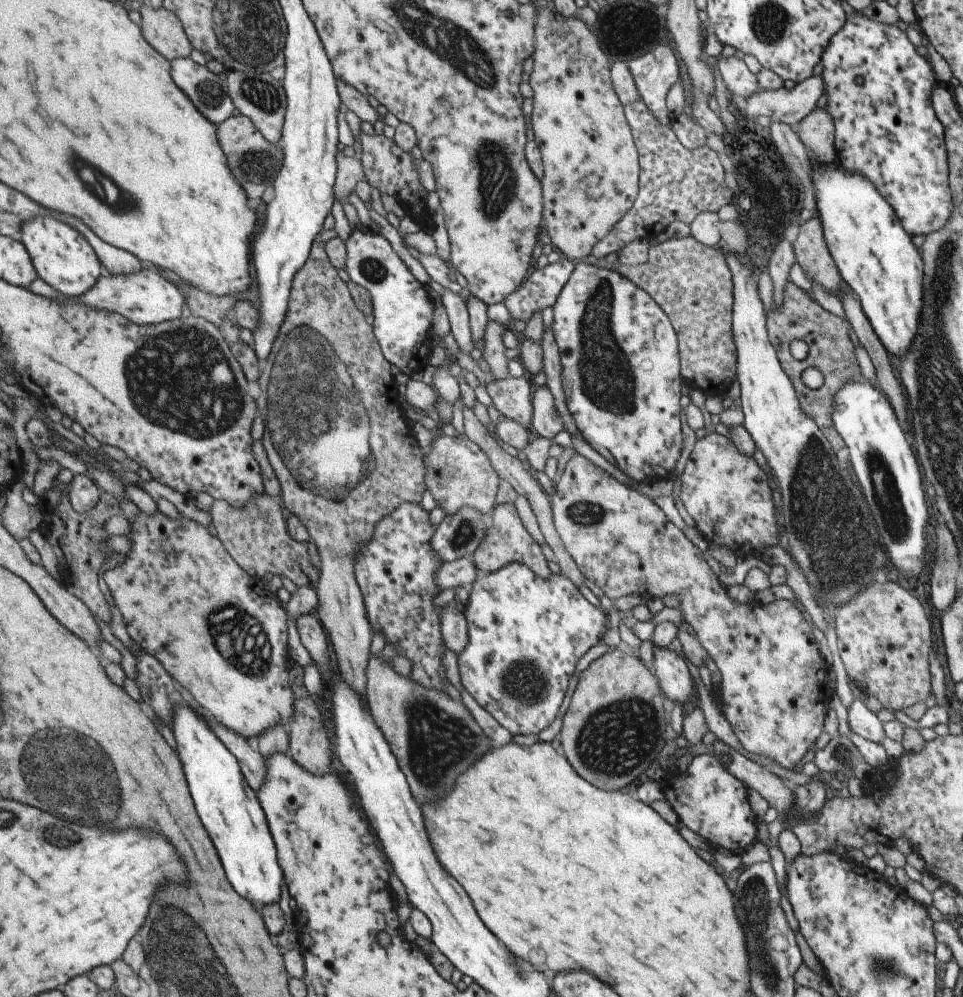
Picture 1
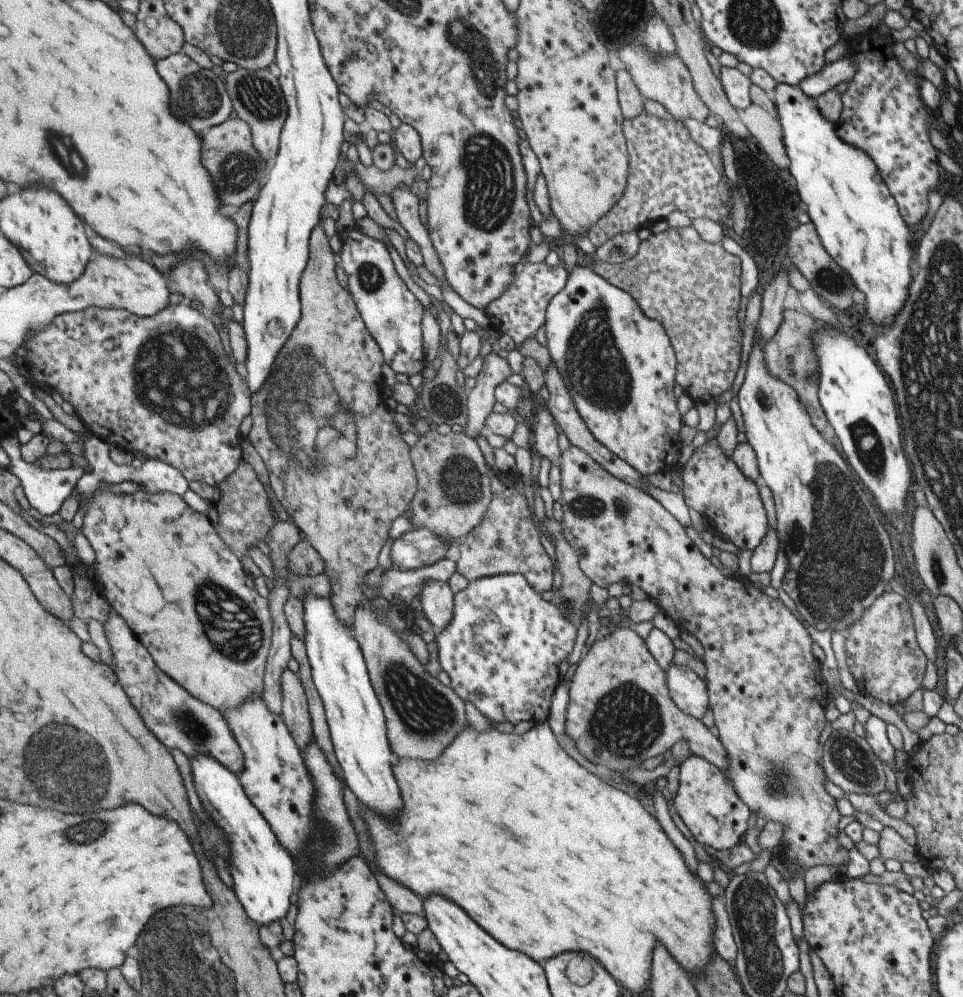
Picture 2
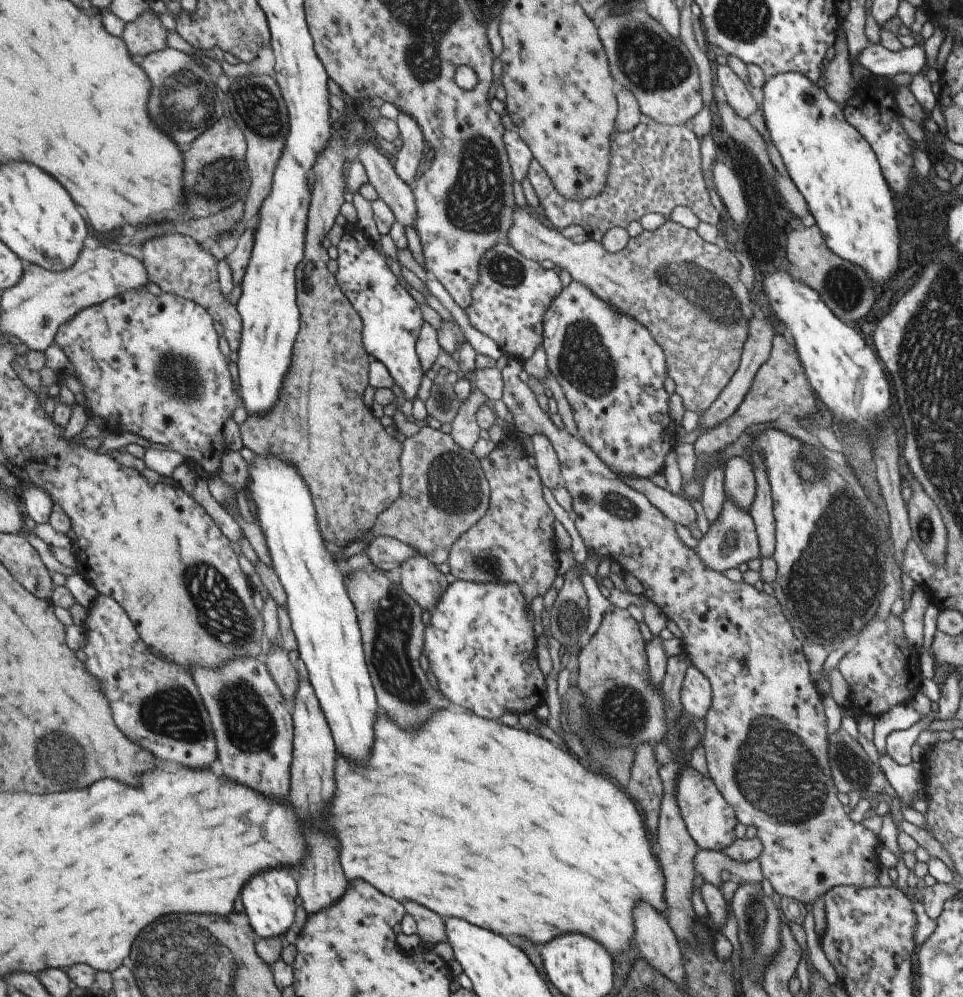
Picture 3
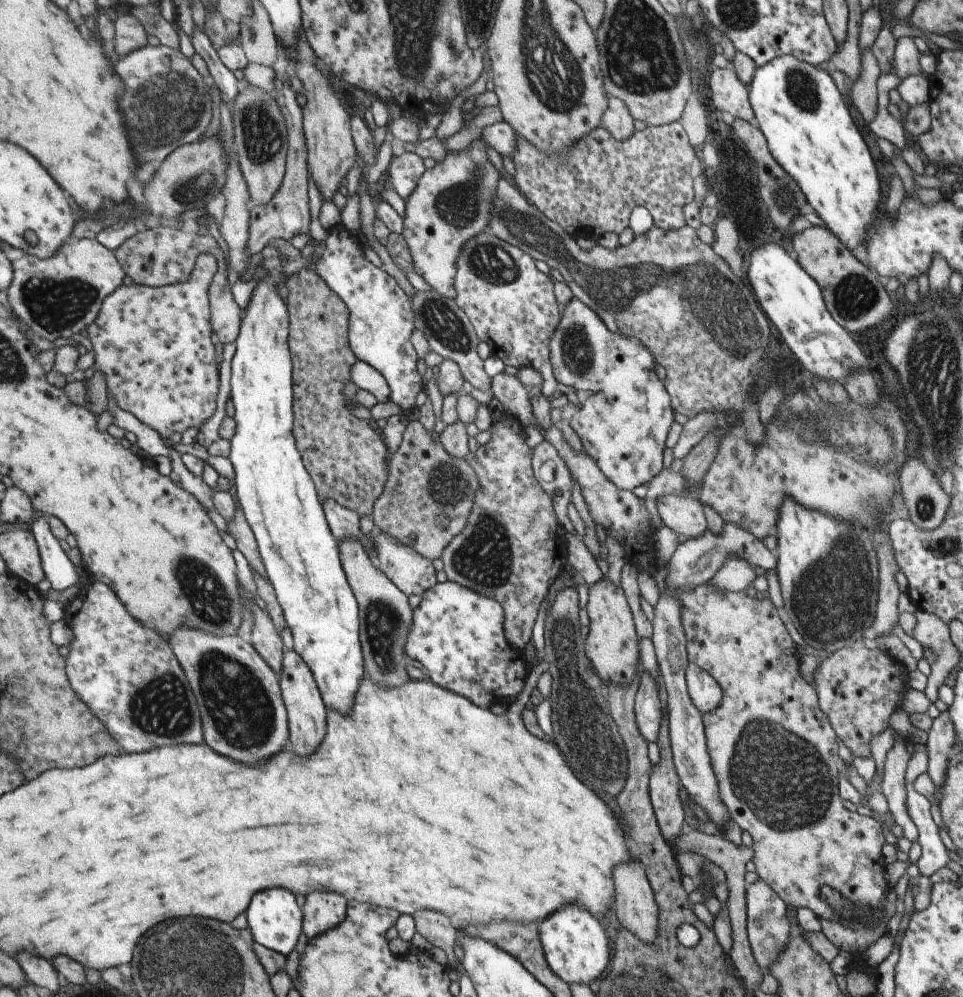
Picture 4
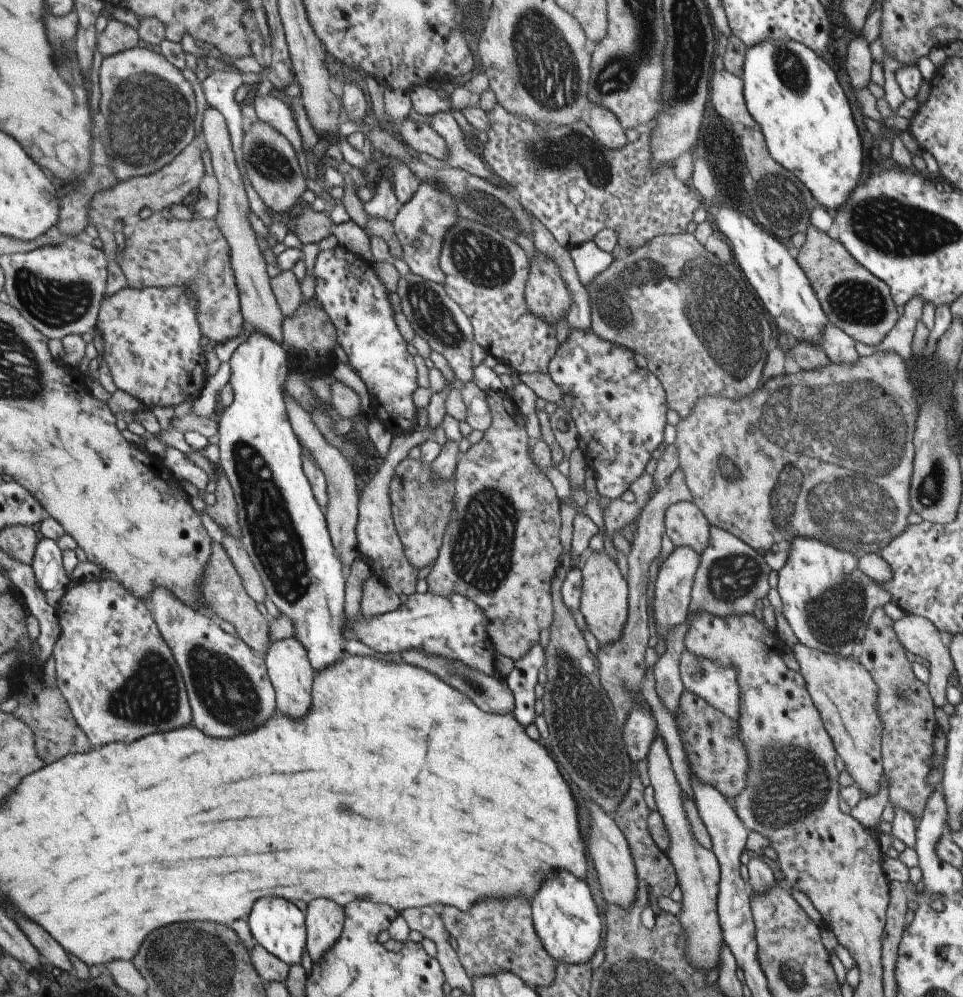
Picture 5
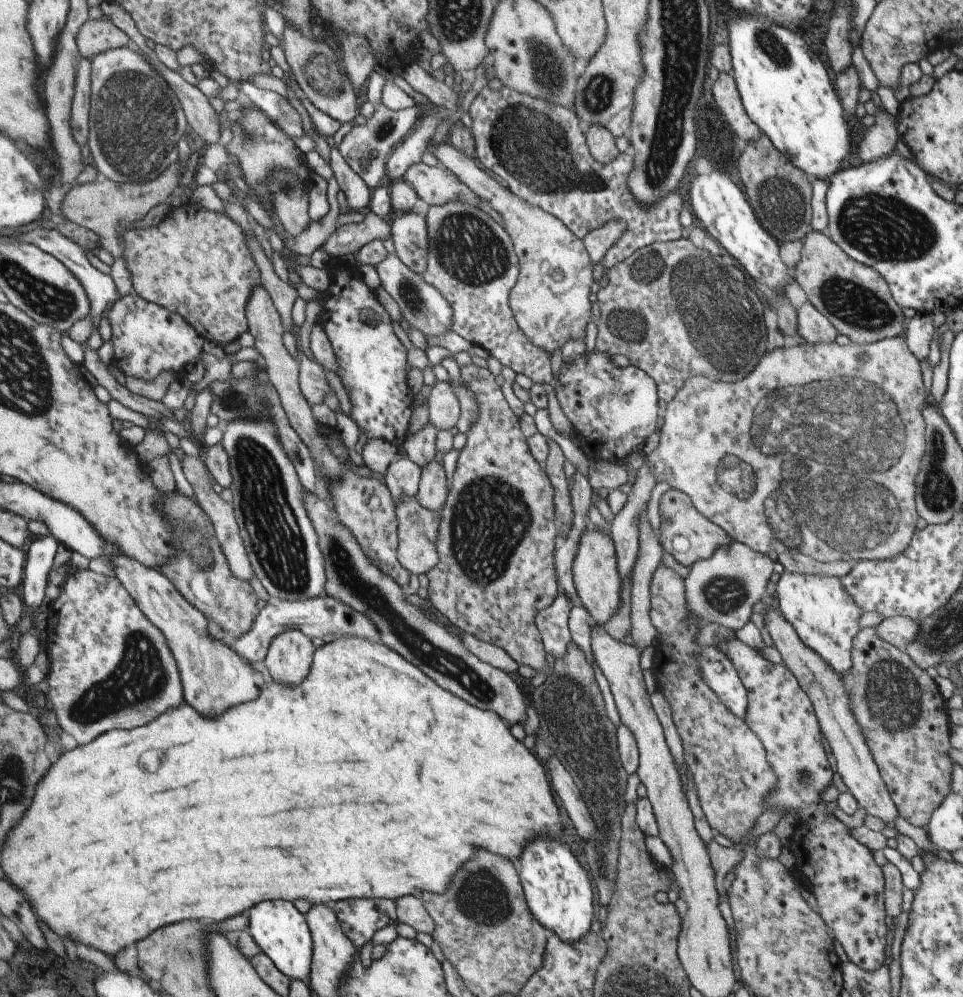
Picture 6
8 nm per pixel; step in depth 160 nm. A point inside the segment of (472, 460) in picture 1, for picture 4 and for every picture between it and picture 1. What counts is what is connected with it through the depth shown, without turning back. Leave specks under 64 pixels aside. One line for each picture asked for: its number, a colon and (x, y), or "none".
2: (452, 491)
3: (443, 492)
4: (428, 495)

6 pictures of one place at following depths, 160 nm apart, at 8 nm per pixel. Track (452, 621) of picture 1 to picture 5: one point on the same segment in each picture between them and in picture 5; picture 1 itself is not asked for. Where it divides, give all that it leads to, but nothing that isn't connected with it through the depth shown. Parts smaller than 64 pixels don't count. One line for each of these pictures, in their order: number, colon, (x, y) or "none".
2: (435, 600)
3: (421, 581)
4: (411, 573)
5: (376, 537)

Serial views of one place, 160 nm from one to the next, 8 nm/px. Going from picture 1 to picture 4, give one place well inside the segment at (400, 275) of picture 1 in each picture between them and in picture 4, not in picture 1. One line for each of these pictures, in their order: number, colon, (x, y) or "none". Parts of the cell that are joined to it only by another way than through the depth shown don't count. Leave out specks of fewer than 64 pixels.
2: (391, 314)
3: (390, 318)
4: (380, 324)

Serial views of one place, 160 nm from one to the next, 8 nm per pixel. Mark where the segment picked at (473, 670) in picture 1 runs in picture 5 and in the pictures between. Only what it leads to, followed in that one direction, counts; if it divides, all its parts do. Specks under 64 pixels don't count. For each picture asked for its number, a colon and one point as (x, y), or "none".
2: (501, 650)
3: (479, 642)
4: (457, 634)
5: (452, 627)

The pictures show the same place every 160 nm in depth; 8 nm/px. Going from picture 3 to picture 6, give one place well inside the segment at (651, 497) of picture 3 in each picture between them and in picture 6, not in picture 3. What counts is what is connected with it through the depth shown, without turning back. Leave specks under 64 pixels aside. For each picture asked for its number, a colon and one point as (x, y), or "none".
4: (683, 515)
5: (684, 524)
6: (686, 535)

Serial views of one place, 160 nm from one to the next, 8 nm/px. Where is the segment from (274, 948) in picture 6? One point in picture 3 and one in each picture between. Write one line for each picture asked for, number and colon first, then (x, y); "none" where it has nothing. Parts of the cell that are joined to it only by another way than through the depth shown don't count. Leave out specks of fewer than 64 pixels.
3: (268, 897)
4: (274, 919)
5: (278, 926)

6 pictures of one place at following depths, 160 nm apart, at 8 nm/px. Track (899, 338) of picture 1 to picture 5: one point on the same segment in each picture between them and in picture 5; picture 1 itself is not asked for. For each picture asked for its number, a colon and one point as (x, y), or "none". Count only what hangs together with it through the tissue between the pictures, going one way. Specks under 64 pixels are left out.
2: (857, 223)
3: (834, 169)
4: (799, 109)
5: (793, 96)

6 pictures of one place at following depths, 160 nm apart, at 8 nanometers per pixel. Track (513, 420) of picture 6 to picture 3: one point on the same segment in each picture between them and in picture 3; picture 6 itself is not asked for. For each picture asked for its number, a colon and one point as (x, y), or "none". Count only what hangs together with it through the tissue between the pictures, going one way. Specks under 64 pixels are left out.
3: (512, 542)
4: (511, 549)
5: (500, 548)

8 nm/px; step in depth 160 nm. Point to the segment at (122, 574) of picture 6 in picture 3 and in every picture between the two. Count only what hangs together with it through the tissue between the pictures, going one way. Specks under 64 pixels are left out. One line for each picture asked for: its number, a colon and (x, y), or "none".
3: (252, 724)
4: (237, 695)
5: (228, 689)

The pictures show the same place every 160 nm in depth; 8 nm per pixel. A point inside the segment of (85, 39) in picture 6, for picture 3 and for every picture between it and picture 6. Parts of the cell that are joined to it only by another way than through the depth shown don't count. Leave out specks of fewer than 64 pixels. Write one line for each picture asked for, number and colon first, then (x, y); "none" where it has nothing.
3: (144, 35)
4: (128, 34)
5: (116, 37)

